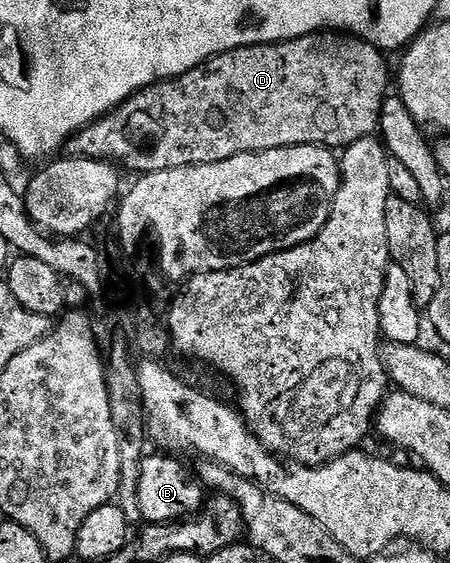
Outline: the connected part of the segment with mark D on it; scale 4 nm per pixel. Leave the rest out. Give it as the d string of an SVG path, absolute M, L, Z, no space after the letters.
M311 32L296 40L282 40L276 44L254 44L248 48L238 48L232 52L222 52L206 60L199 67L189 70L185 74L175 76L172 80L162 80L159 84L151 84L142 88L140 92L121 102L107 115L92 124L80 128L65 145L68 156L84 156L90 160L106 160L116 165L128 168L134 174L146 174L157 170L177 170L185 166L197 166L209 162L225 162L225 158L233 158L237 154L246 152L264 152L274 148L288 148L289 146L305 146L317 144L332 150L342 150L349 147L366 136L375 136L379 127L379 115L383 112L383 102L389 95L387 89L387 60L378 48L374 48L369 42L359 39L357 36L349 36L342 32Z

